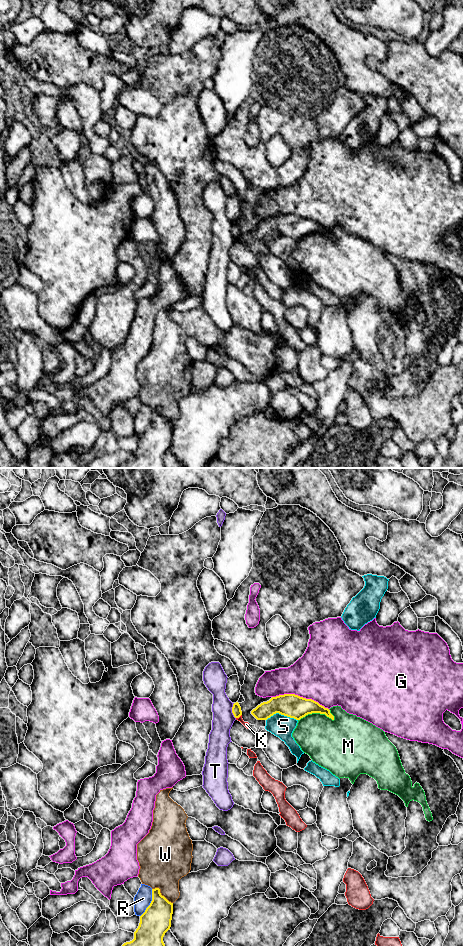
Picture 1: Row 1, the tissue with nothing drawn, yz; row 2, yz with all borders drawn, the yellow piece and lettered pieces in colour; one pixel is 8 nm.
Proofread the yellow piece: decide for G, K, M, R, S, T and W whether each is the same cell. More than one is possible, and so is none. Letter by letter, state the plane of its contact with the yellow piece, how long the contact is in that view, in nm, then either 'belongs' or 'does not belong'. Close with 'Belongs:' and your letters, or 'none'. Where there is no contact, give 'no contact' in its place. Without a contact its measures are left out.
G: contact in yz; length 460 nm; does not belong
K: contact in yz; length 60 nm; does not belong
M: contact in yz; length 300 nm; does not belong
R: contact in yz; length 240 nm; does not belong
S: contact in yz; length 260 nm; does not belong
T: contact in yz; length 130 nm; does not belong
W: contact in yz; length 200 nm; does not belong
Belongs: none

